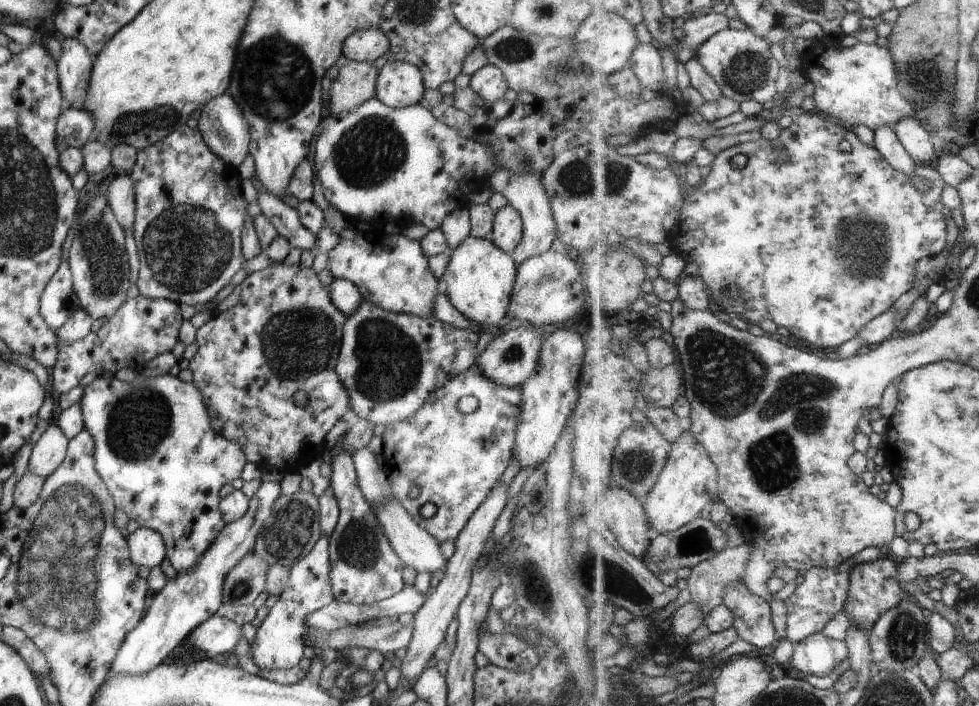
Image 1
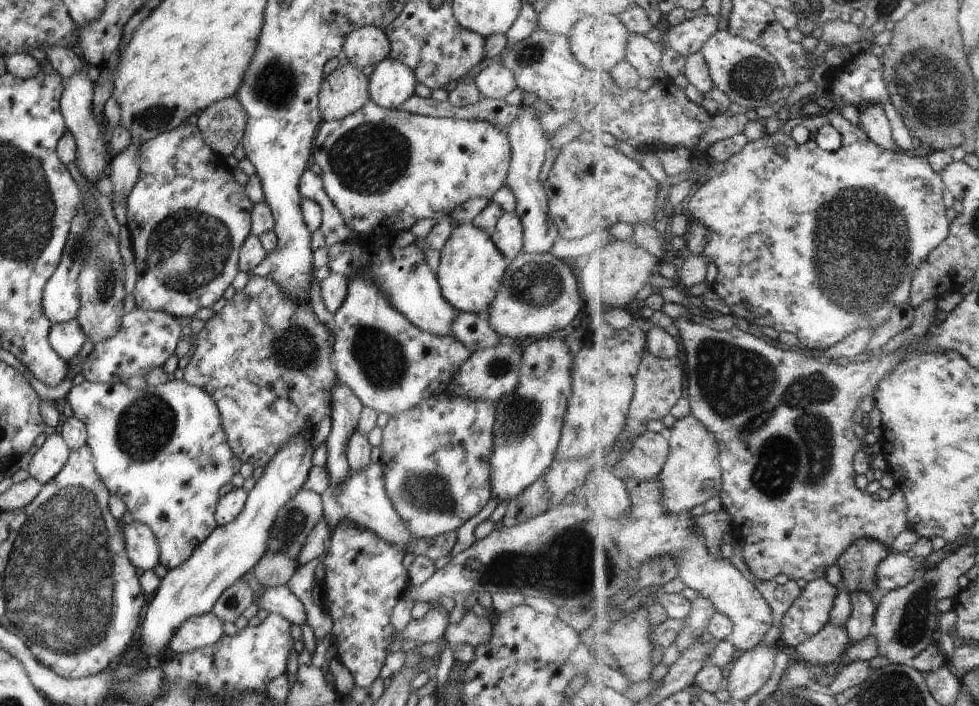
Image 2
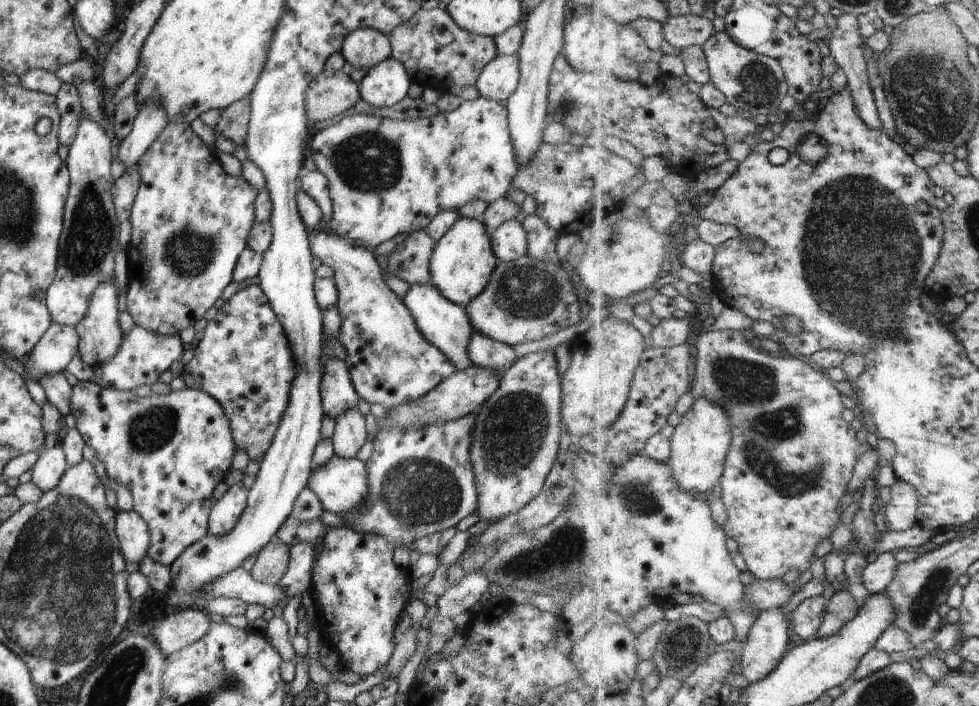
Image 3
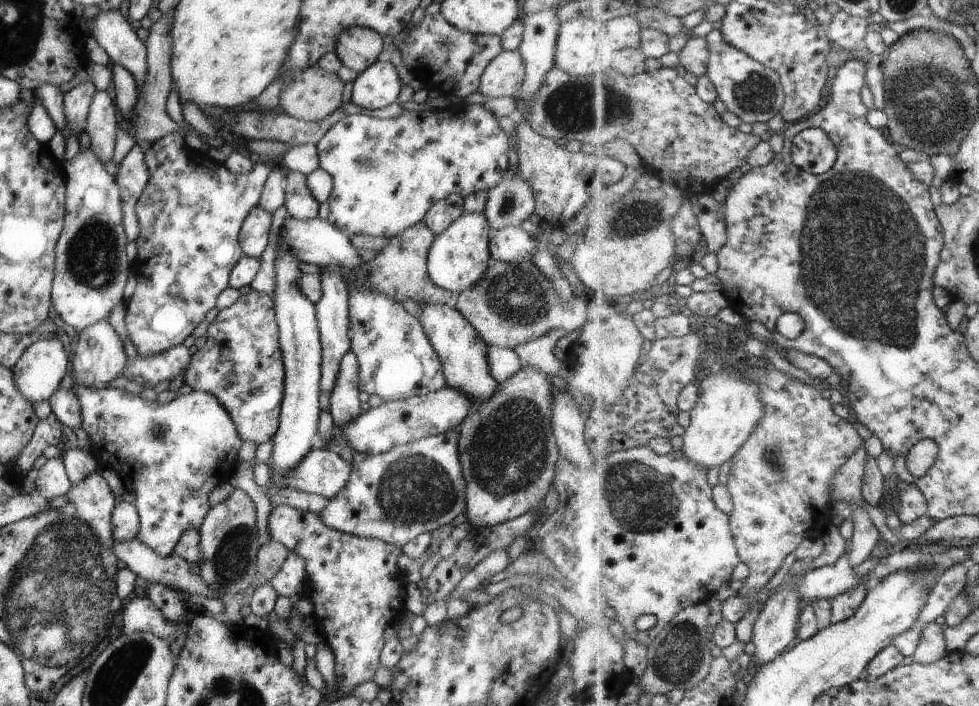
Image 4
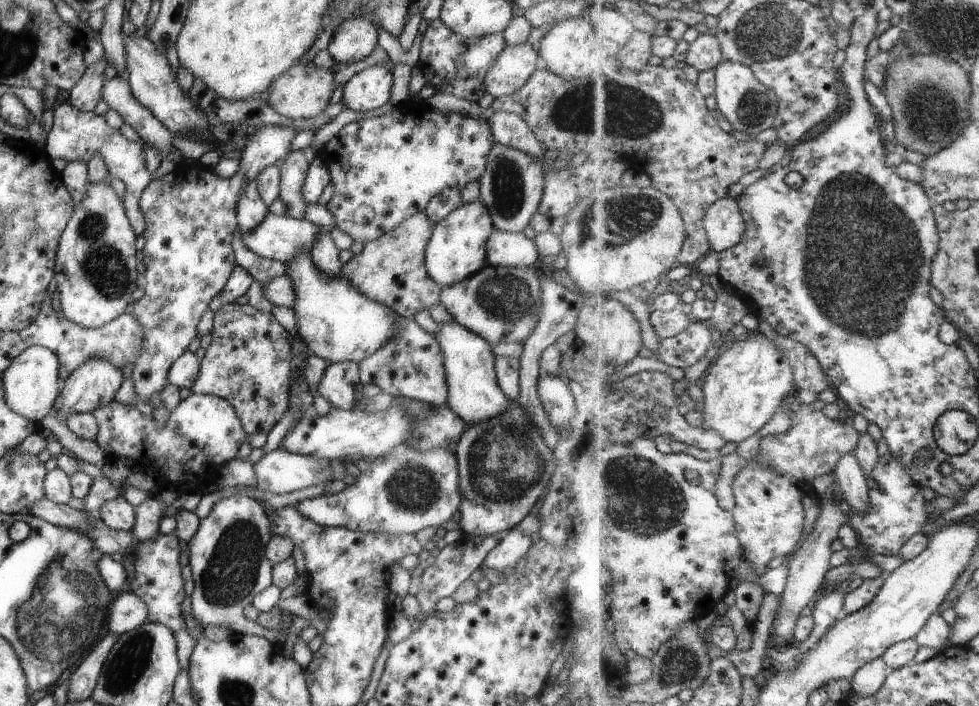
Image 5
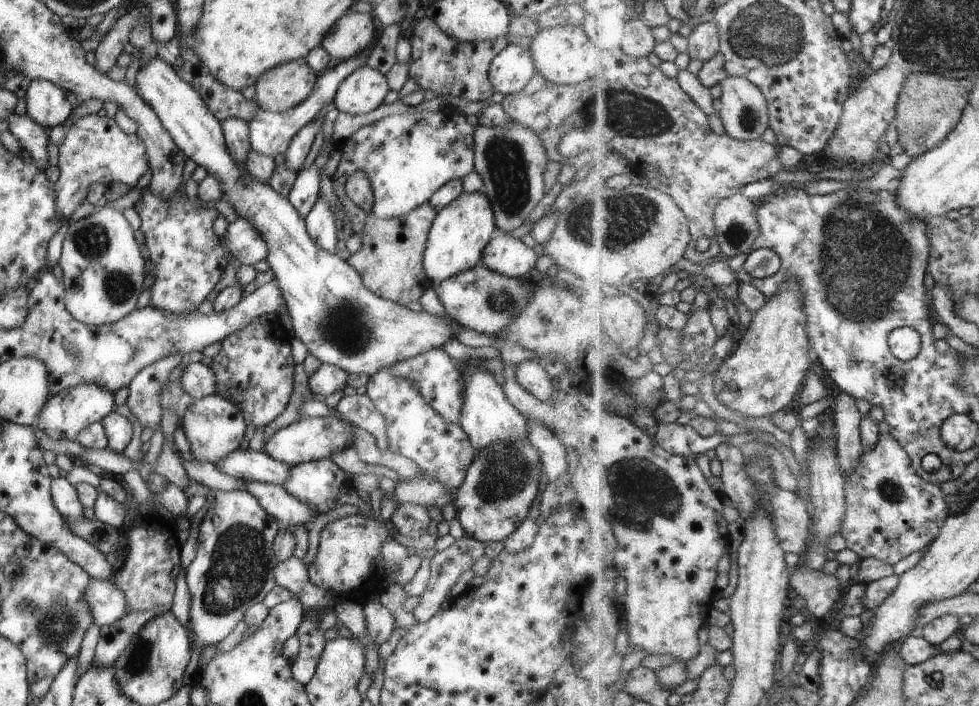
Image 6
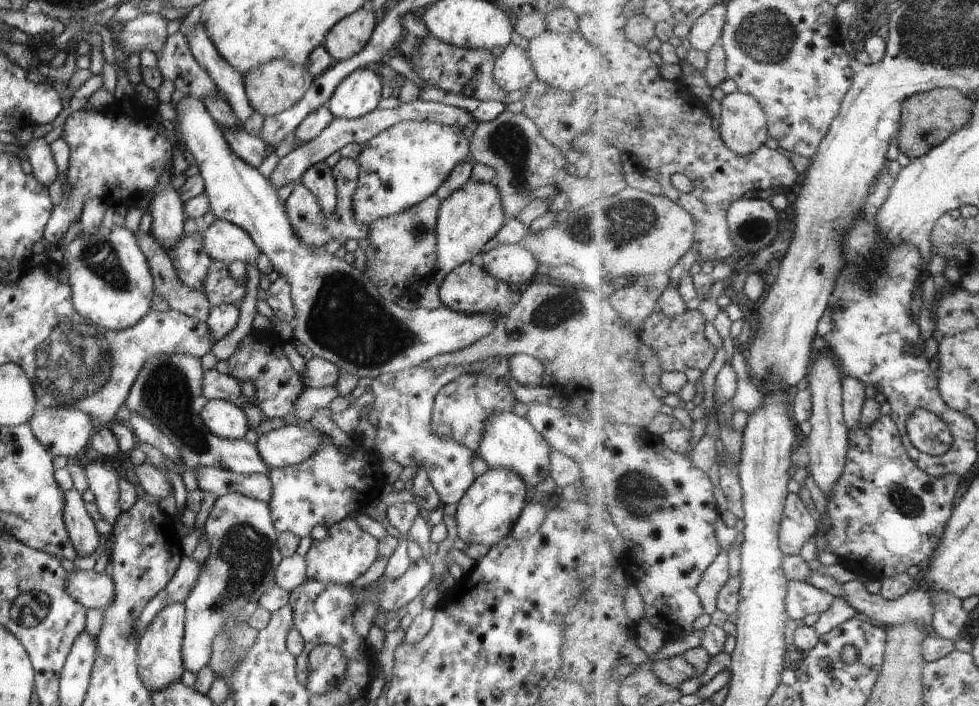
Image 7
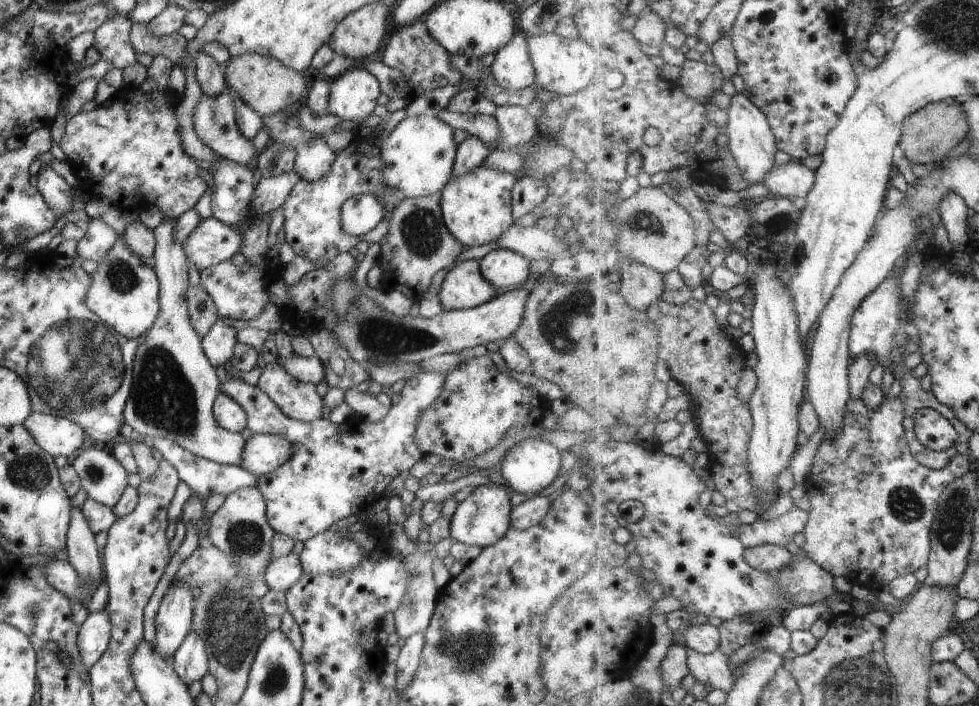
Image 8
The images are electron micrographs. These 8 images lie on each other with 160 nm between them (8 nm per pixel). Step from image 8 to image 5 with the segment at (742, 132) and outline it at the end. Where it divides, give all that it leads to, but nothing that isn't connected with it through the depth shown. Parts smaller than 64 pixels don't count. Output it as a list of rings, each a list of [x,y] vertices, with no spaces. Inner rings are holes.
[[[723,60],[715,68],[716,76],[716,101],[718,111],[732,125],[735,131],[745,132],[751,138],[755,138],[759,132],[773,128],[774,120],[780,108],[777,92],[762,84],[756,76],[753,68],[747,64],[741,64],[735,60]]]

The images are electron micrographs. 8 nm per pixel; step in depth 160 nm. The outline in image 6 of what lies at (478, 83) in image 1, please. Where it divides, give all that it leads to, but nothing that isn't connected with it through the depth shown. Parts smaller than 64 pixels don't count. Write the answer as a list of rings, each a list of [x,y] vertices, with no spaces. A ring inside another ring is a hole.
[[[518,45],[505,48],[489,61],[487,78],[495,92],[519,92],[536,72],[529,49]]]

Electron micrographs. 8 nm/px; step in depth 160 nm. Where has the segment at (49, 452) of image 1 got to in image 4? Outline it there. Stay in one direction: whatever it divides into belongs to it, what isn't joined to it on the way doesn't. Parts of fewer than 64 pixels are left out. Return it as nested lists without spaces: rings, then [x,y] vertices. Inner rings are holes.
[[[62,454],[57,458],[47,460],[36,470],[34,484],[36,493],[43,499],[66,495],[71,484],[64,470]]]

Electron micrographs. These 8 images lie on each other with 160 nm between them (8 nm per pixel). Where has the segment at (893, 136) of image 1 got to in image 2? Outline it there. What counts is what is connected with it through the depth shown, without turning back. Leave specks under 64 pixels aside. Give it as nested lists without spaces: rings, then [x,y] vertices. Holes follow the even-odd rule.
[[[865,102],[859,112],[860,126],[873,142],[891,152],[903,152],[899,143],[893,138],[892,126],[883,104]]]

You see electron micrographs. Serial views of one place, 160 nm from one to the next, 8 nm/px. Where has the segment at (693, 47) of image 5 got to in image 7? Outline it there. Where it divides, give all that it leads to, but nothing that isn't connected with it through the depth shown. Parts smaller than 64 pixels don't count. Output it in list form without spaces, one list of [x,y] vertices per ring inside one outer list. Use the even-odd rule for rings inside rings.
[[[727,2],[712,7],[704,16],[701,16],[691,26],[687,36],[691,48],[708,55],[721,43],[723,28],[726,24],[725,14],[727,14]]]

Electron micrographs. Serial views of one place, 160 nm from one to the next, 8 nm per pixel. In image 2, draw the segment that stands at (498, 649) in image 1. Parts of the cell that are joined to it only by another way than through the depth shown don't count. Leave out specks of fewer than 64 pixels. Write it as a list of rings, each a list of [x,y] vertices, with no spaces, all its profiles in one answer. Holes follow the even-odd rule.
[[[465,611],[459,622],[448,623],[441,637],[452,648],[461,643],[476,647],[489,638],[491,627],[492,624],[487,618],[478,617],[472,611]]]

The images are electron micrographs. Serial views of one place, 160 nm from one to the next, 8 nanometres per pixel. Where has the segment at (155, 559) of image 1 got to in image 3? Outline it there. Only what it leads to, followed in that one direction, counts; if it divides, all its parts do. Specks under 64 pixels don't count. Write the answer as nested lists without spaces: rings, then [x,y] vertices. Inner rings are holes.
[[[116,510],[115,536],[124,561],[138,563],[146,555],[149,547],[149,530],[145,520],[133,510]]]

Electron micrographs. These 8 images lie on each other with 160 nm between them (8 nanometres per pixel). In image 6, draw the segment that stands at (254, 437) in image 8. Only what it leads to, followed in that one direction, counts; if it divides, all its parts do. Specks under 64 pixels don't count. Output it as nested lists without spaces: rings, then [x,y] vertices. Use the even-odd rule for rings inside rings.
[[[333,414],[325,417],[303,417],[300,421],[288,424],[267,437],[261,452],[289,466],[328,457],[352,443],[352,432],[349,432],[350,427],[345,423],[346,421]]]

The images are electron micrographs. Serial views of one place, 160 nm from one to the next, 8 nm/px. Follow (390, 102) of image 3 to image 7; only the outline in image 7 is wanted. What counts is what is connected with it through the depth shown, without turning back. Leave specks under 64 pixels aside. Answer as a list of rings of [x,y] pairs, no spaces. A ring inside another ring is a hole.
[[[357,68],[339,82],[325,106],[333,117],[360,118],[377,109],[381,86],[382,82],[375,72],[369,68]]]

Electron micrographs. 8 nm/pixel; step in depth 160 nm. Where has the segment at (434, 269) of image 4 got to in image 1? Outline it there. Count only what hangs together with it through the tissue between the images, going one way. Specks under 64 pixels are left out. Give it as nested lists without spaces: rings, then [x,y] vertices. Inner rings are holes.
[[[467,235],[449,251],[446,267],[440,278],[441,289],[449,302],[466,319],[477,326],[488,326],[494,331],[499,320],[505,316],[509,295],[514,283],[516,264],[508,252],[497,248],[487,238]]]

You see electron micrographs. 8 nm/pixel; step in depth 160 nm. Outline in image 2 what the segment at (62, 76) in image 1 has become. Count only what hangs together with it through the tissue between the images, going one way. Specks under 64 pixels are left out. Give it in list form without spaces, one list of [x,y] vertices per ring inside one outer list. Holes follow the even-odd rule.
[[[75,69],[65,78],[60,94],[60,113],[63,115],[67,130],[74,136],[76,144],[76,155],[73,162],[76,164],[80,174],[84,176],[87,182],[95,185],[102,178],[105,165],[109,163],[105,151],[105,145],[99,136],[99,126],[94,119],[92,96],[93,81],[87,77],[85,69]]]

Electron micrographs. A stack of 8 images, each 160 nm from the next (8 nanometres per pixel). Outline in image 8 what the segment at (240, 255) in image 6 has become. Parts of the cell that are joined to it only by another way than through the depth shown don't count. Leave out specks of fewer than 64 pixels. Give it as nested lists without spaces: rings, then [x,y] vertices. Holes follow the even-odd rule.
[[[213,217],[199,219],[181,244],[186,261],[198,271],[226,261],[238,252],[242,234]]]

